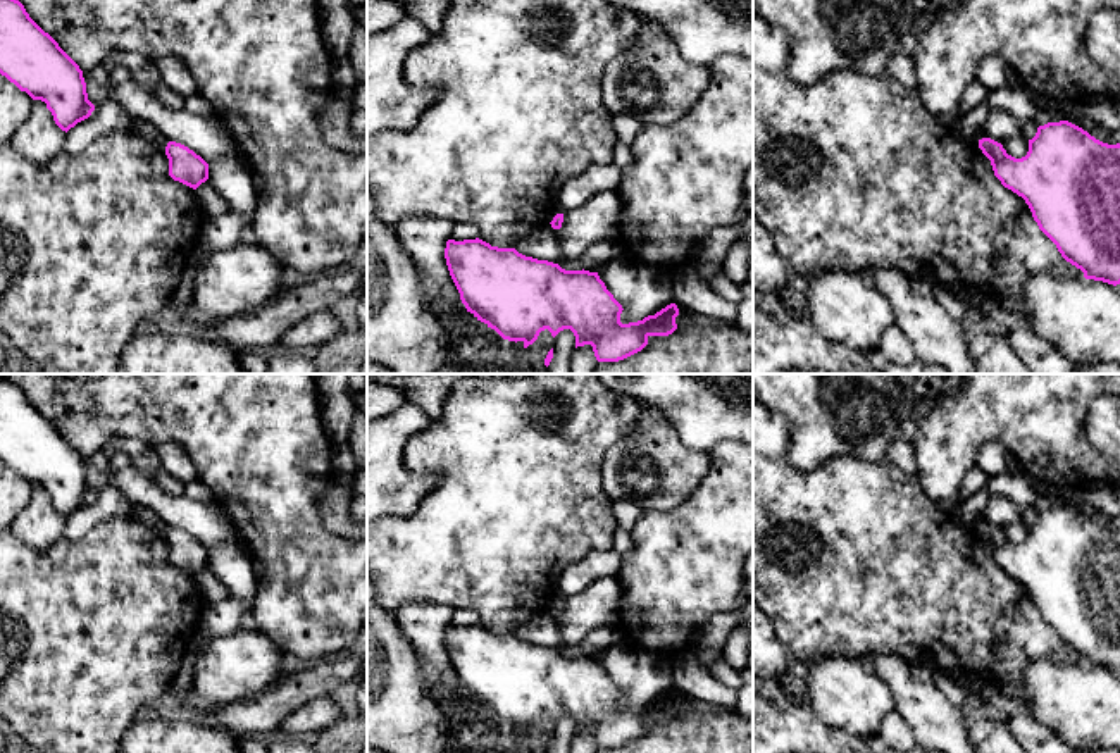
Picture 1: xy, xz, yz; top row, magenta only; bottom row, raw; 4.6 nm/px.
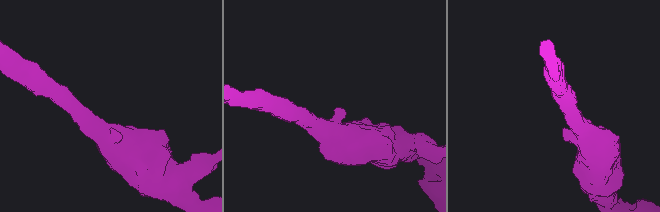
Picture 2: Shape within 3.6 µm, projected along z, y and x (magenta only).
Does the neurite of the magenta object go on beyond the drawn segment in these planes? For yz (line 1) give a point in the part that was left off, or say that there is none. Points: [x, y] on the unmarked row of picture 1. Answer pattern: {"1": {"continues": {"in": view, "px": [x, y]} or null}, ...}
{"1": {"continues": null}}

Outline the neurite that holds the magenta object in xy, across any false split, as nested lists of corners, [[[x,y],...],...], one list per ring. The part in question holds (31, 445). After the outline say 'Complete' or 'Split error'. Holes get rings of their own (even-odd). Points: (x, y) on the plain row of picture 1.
[[[0,377],[0,460],[33,486],[45,488],[55,510],[65,519],[95,496],[79,451],[29,403],[19,386],[3,377]]]. Complete

